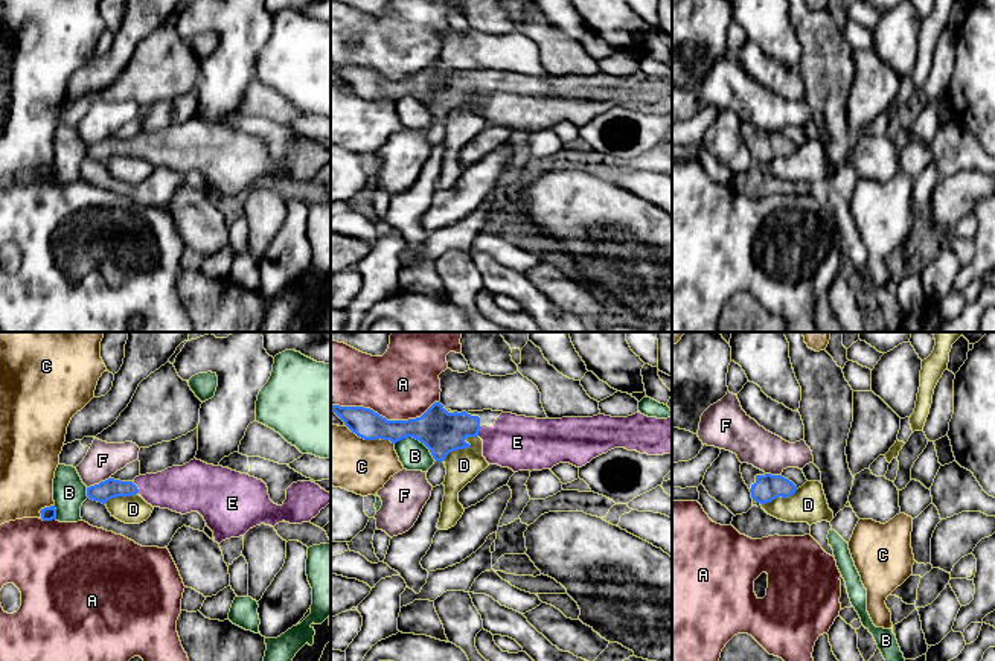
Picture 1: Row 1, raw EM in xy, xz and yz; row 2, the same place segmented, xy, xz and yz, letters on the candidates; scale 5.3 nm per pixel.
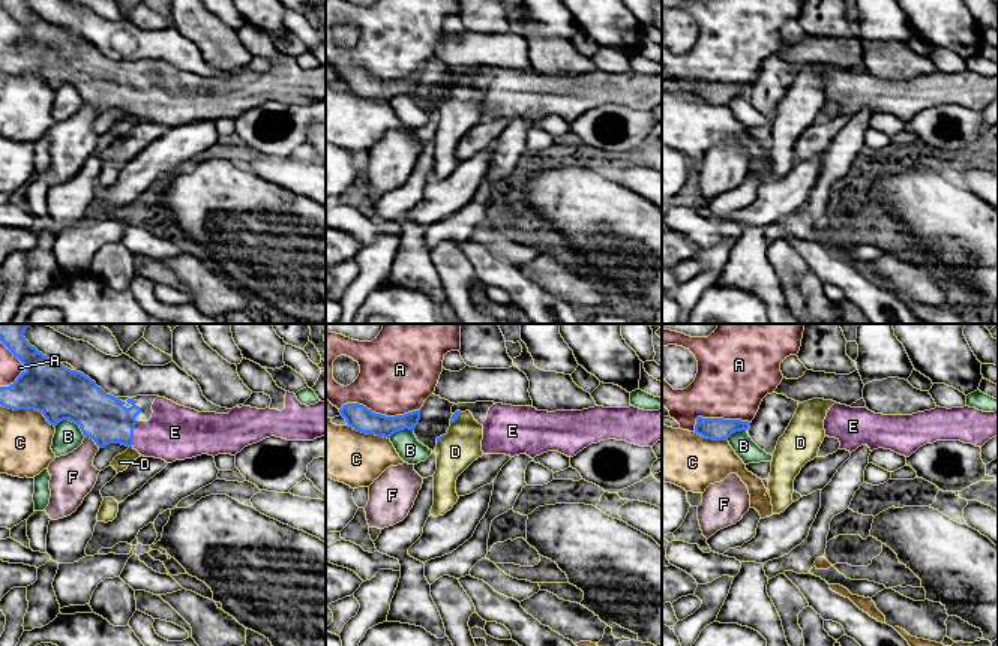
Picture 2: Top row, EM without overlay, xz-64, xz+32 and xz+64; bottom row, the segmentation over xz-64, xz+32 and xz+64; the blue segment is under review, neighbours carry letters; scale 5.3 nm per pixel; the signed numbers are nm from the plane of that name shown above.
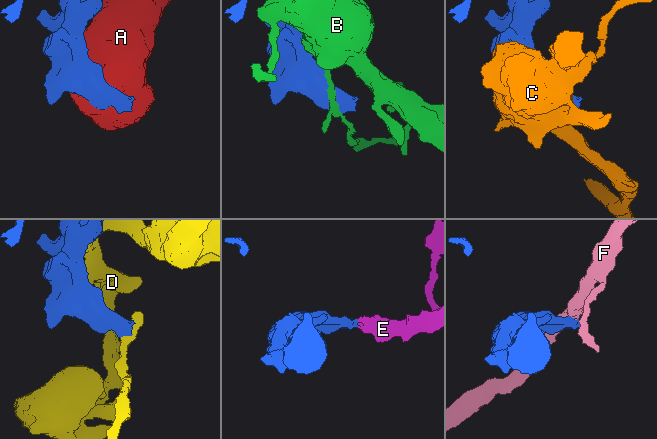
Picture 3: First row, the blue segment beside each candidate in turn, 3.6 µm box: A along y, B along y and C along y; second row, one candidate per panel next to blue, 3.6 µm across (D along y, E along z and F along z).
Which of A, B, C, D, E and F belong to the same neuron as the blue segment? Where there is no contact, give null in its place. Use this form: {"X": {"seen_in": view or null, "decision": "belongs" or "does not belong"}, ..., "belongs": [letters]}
{"A": {"seen_in": "xz", "decision": "does not belong"}, "B": {"seen_in": "xz", "decision": "does not belong"}, "C": {"seen_in": "xz", "decision": "does not belong"}, "D": {"seen_in": "xz", "decision": "does not belong"}, "E": {"seen_in": "xy", "decision": "belongs"}, "F": {"seen_in": "xy", "decision": "does not belong"}, "belongs": ["E"]}

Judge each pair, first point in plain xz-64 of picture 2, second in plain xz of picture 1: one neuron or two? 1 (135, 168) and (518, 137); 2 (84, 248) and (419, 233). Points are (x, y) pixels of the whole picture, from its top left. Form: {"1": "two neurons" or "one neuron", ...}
{"1": "two neurons", "2": "two neurons"}

